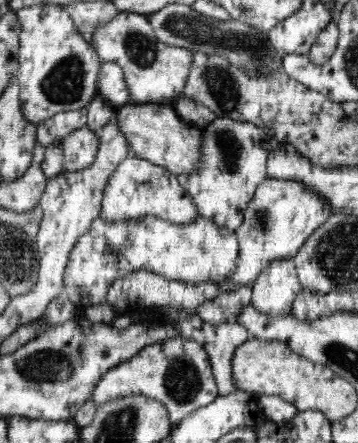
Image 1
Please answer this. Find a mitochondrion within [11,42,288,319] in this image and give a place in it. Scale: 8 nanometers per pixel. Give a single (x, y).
(64, 83)

